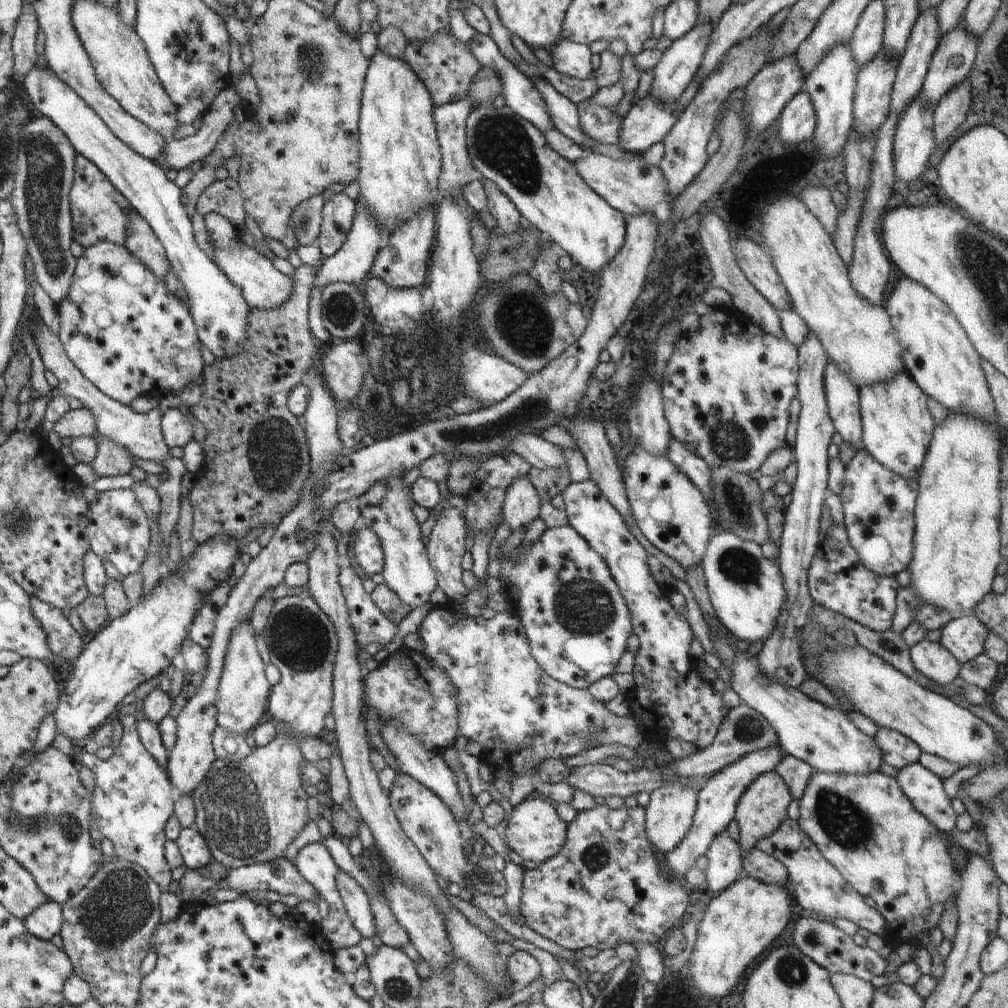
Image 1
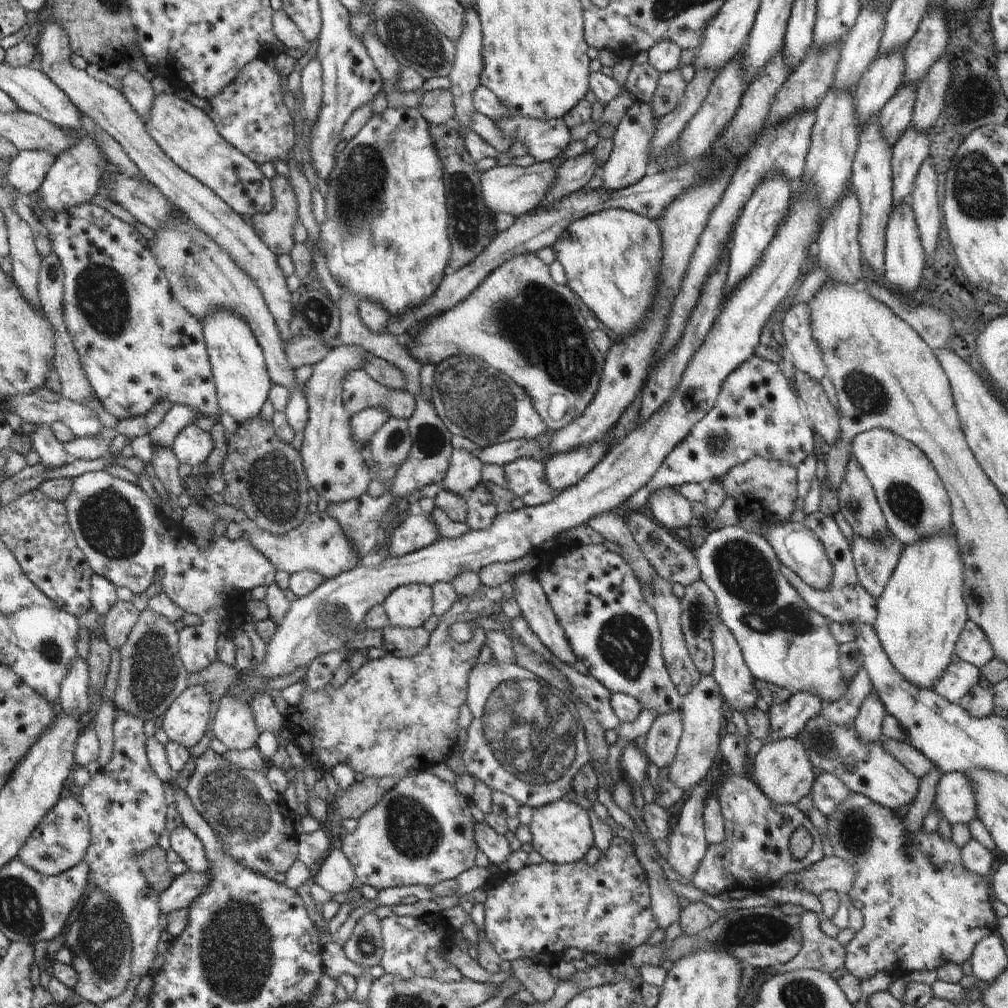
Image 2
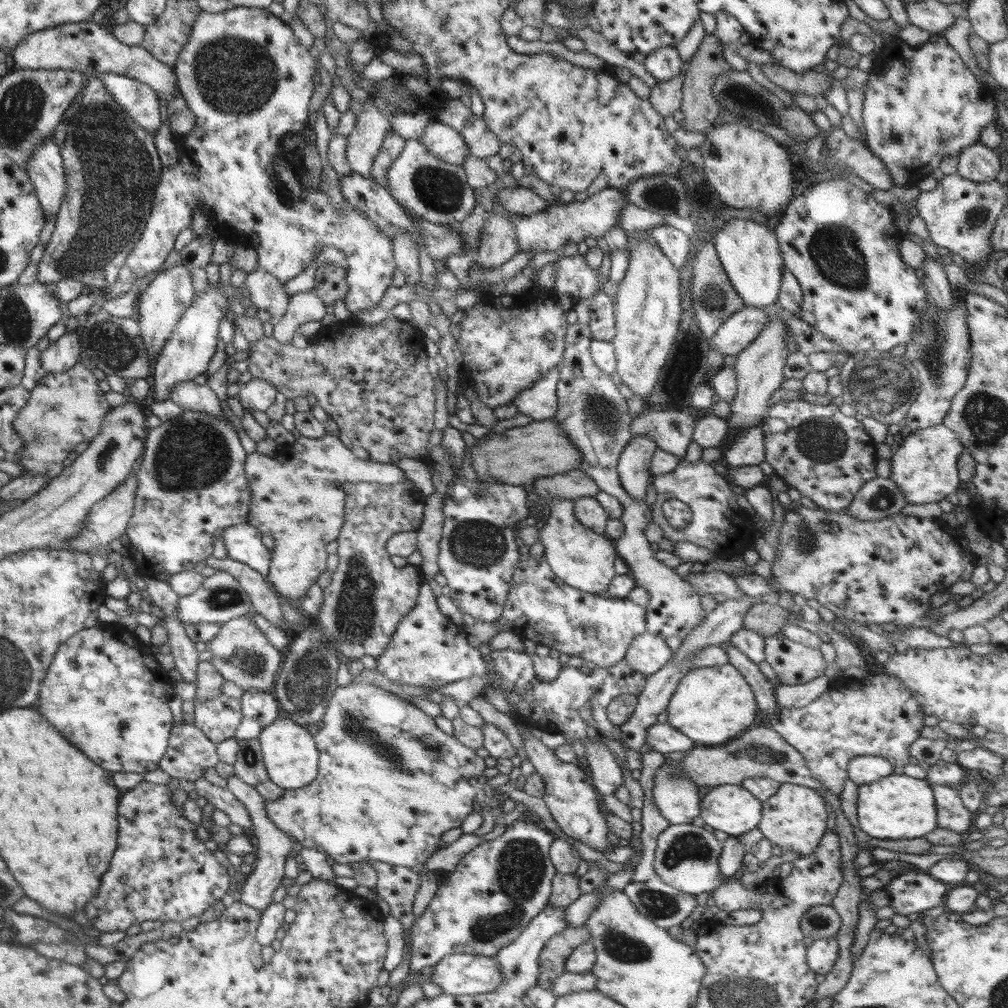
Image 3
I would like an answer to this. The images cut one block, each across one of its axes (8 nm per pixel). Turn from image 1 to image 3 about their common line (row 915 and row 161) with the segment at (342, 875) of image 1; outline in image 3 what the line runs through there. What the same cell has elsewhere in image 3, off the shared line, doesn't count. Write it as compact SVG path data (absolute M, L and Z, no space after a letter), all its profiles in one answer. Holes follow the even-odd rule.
M373 98L365 99L365 101L364 112L357 116L356 125L354 125L352 132L346 137L346 160L348 160L352 172L359 173L361 176L368 178L372 175L371 169L374 157L380 151L382 141L384 141L386 133L390 131L391 123L374 107Z

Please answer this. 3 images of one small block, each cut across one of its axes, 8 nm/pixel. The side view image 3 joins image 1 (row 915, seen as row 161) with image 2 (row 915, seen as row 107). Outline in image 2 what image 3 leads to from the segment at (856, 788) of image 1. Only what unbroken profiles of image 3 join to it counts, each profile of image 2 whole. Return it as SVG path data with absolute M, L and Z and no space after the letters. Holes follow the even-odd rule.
M853 793L845 802L840 805L836 805L834 815L829 819L829 826L827 829L829 834L824 835L832 845L834 849L834 855L846 863L852 864L856 872L856 879L854 880L852 889L850 890L850 900L858 907L860 913L863 915L864 925L863 928L856 932L854 939L845 948L845 968L852 974L858 981L870 979L879 973L904 974L904 972L922 972L922 970L935 970L945 966L947 963L953 963L957 966L962 966L964 962L970 961L976 944L983 940L986 936L993 935L996 933L995 923L999 920L993 911L991 904L992 894L990 889L985 885L985 882L966 871L961 864L960 848L952 841L944 841L940 838L938 830L932 834L925 833L922 829L914 836L910 837L905 832L905 825L902 819L894 817L891 809L882 807L880 804L874 803L869 800L866 796L860 795L859 793Z

